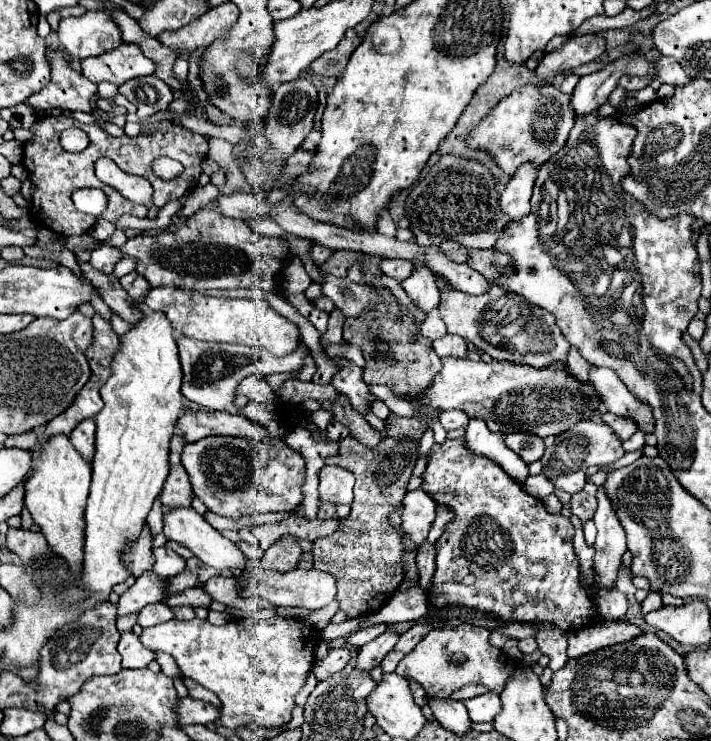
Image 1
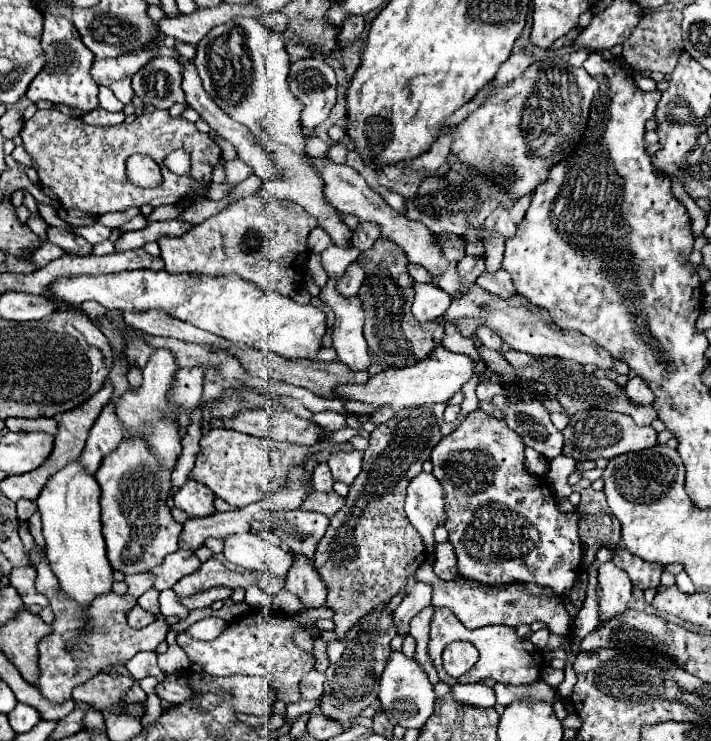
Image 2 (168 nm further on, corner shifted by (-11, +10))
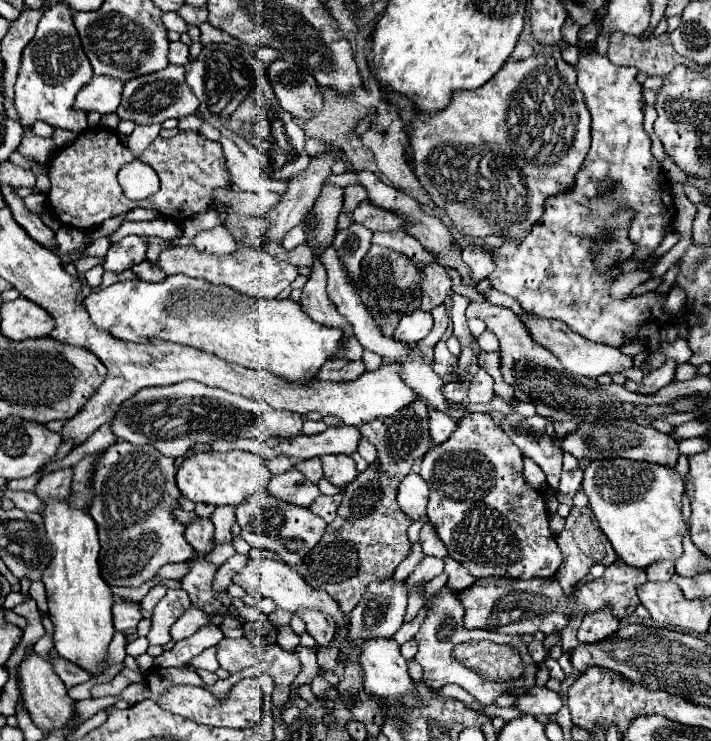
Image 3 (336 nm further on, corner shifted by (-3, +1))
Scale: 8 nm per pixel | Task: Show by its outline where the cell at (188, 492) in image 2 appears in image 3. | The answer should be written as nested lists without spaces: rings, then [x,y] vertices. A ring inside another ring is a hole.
[[[196,517],[186,525],[184,537],[186,541],[190,541],[198,555],[206,555],[212,551],[212,533],[214,533],[212,521],[206,517]]]

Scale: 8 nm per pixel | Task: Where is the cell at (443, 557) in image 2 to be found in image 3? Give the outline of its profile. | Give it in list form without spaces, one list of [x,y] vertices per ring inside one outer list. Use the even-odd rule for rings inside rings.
[[[444,557],[444,571],[446,571],[446,575],[448,575],[448,587],[450,589],[454,589],[454,591],[460,591],[460,589],[466,589],[468,585],[472,585],[476,579],[472,579],[472,577],[468,577],[468,573],[466,573],[466,569],[460,565],[460,563],[456,563],[456,561],[452,561],[450,557]]]

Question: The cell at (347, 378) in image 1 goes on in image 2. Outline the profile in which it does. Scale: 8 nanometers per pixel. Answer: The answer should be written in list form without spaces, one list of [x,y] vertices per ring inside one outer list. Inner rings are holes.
[[[328,278],[326,286],[320,288],[318,298],[334,312],[332,344],[338,352],[338,360],[350,366],[352,370],[368,370],[370,356],[368,356],[368,344],[362,334],[364,310],[360,298],[342,296],[336,290],[336,280],[332,278]]]

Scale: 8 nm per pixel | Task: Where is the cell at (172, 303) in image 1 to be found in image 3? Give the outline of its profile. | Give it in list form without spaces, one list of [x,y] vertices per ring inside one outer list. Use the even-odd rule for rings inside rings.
[[[184,275],[166,277],[160,283],[146,283],[146,281],[120,281],[96,293],[90,293],[84,299],[84,307],[90,313],[90,319],[98,329],[112,333],[118,339],[144,343],[146,339],[158,337],[174,343],[184,343],[188,347],[198,347],[200,351],[212,353],[224,361],[240,363],[250,369],[264,369],[276,373],[290,381],[310,381],[324,365],[326,359],[342,343],[342,331],[320,325],[312,321],[298,303],[292,299],[272,299],[272,301],[252,301],[234,289],[226,289],[224,285],[212,285],[200,279],[190,279]]]

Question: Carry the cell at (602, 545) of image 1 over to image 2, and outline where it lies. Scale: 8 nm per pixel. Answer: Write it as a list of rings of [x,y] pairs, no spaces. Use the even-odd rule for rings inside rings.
[[[610,560],[598,568],[596,592],[598,592],[598,616],[600,622],[604,622],[626,610],[632,596],[632,584],[628,580],[628,574],[618,566],[614,566],[614,562]]]

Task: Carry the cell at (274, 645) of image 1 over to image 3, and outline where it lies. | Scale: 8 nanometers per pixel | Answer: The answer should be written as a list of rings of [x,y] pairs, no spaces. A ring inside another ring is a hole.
[[[224,637],[218,645],[216,645],[216,659],[220,663],[222,669],[226,669],[230,675],[232,673],[238,673],[246,667],[258,667],[262,673],[270,675],[274,679],[274,693],[272,693],[272,703],[282,709],[288,701],[288,691],[290,691],[290,685],[292,681],[296,679],[296,675],[300,673],[300,661],[296,655],[292,653],[286,653],[278,643],[272,643],[272,645],[264,645],[264,647],[256,647],[250,639],[246,637],[240,637],[240,639],[228,639]]]

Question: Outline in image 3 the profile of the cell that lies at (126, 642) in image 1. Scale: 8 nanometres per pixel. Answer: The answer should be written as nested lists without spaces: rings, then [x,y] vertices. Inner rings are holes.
[[[128,603],[114,605],[112,615],[114,615],[114,629],[124,631],[124,633],[134,631],[138,621],[142,619],[142,615],[138,611],[138,605],[128,605]]]

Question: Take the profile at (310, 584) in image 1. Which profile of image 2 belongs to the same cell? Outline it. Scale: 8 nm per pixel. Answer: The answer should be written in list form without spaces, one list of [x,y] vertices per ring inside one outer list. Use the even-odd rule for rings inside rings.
[[[210,558],[202,564],[202,568],[190,576],[184,576],[182,580],[178,580],[172,590],[176,592],[178,598],[188,598],[194,596],[198,592],[204,592],[212,586],[230,586],[230,588],[248,588],[254,582],[242,582],[242,578],[238,574],[230,574],[228,568],[224,568],[224,564],[216,558]]]

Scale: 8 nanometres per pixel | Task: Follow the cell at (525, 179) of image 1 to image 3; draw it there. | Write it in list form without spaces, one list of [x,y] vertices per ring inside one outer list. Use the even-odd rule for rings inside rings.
[[[470,245],[462,251],[462,259],[464,263],[472,269],[472,277],[476,281],[488,277],[488,273],[492,273],[494,269],[494,261],[492,261],[492,253],[480,245]]]

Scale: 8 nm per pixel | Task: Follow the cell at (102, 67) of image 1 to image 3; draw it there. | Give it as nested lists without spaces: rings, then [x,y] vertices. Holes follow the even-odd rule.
[[[96,75],[90,79],[90,83],[80,89],[80,95],[76,97],[76,109],[80,111],[100,111],[100,113],[114,113],[120,105],[124,83],[110,75]]]

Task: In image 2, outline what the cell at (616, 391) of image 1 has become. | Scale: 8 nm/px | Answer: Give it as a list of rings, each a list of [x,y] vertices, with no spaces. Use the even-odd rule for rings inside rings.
[[[448,308],[444,316],[446,318],[474,316],[482,320],[484,326],[496,330],[508,348],[518,352],[526,352],[532,356],[558,356],[566,360],[576,360],[580,364],[596,364],[598,368],[612,370],[612,356],[604,348],[600,348],[592,338],[574,330],[560,330],[550,320],[542,322],[542,312],[540,324],[536,324],[536,308]]]

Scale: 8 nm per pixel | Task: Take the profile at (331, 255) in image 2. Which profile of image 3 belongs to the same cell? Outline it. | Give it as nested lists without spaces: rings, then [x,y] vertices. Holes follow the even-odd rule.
[[[302,243],[302,245],[294,247],[294,249],[288,253],[288,261],[292,261],[292,265],[298,265],[298,267],[300,267],[300,265],[312,267],[314,261],[316,261],[316,257],[314,257],[312,249],[310,249],[306,243]]]

